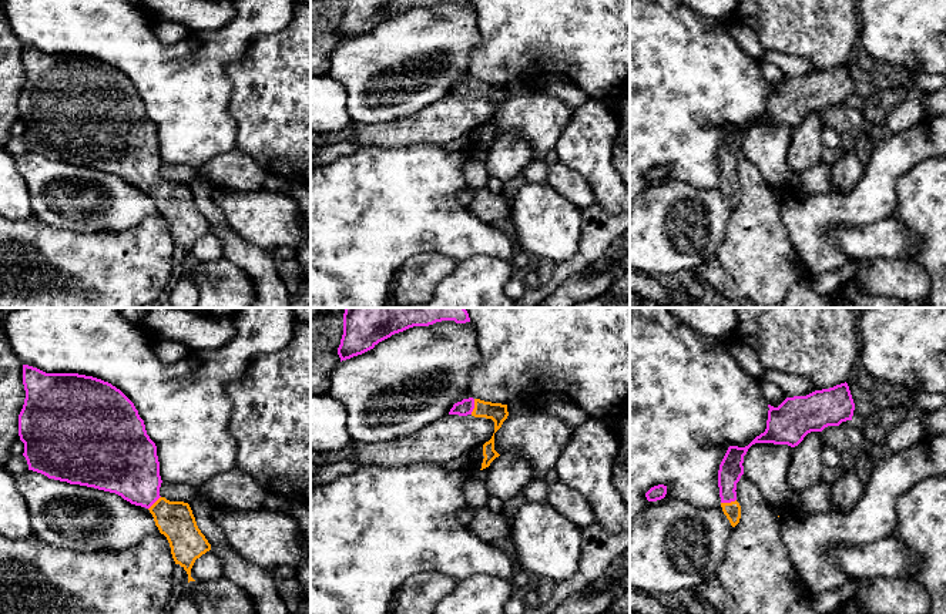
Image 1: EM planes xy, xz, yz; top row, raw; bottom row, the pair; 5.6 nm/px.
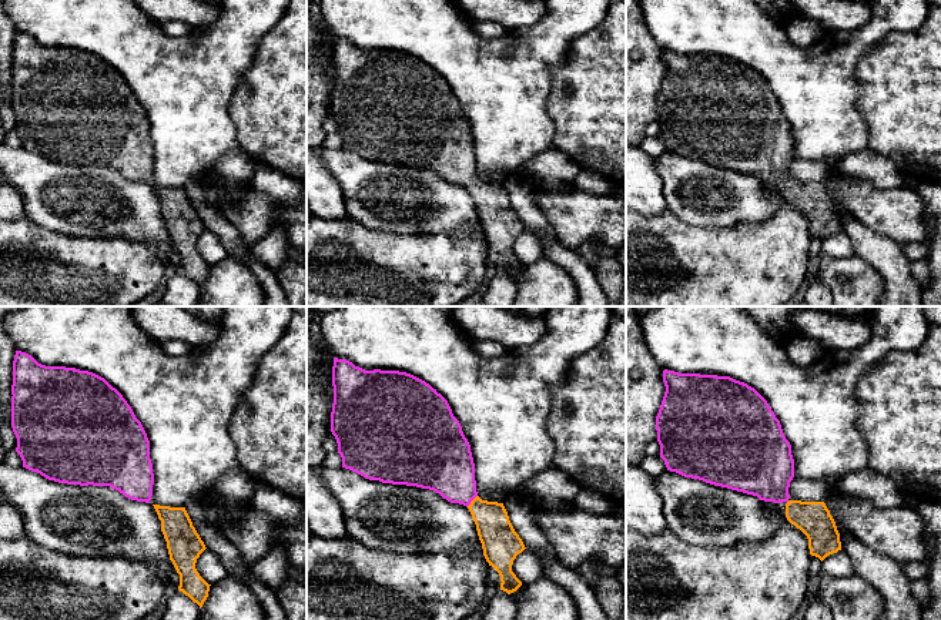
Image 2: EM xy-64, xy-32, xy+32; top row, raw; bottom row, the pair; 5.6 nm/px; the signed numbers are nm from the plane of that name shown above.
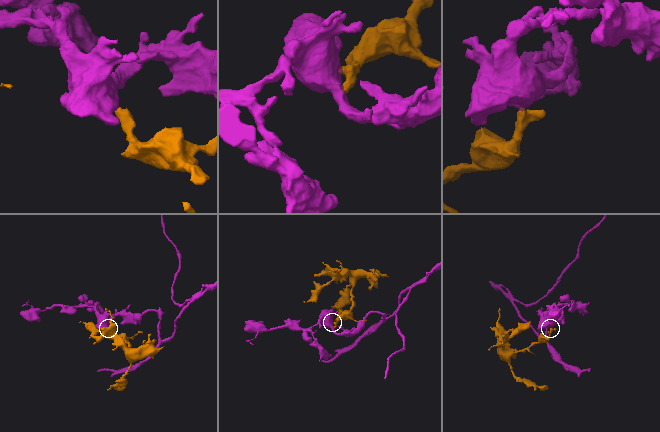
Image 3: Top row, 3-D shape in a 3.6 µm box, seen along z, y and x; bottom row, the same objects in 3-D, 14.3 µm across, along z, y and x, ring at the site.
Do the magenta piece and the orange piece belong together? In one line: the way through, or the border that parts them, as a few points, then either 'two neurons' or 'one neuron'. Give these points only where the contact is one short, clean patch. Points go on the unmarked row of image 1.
runs through xz (466, 87), (473, 87), (497, 93); one neuron

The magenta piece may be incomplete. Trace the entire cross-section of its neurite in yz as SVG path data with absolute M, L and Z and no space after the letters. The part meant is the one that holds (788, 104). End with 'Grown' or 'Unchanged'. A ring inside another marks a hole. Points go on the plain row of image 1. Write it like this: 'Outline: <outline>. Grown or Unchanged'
Outline: M848 64L815 71L806 77L786 78L778 88L768 85L768 101L764 114L748 127L729 127L718 151L721 188L731 207L741 199L737 182L737 164L744 155L744 137L755 124L798 127L811 113L822 113L828 107L839 107L852 101L855 84Z. Grown

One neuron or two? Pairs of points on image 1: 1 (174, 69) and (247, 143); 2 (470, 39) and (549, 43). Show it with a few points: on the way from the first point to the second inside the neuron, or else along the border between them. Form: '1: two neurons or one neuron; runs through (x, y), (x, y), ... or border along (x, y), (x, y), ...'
1: two neurons; border along (228, 100), (228, 114), (237, 128), (237, 147)
2: two neurons; border along (477, 14), (480, 43), (470, 54), (468, 70)

